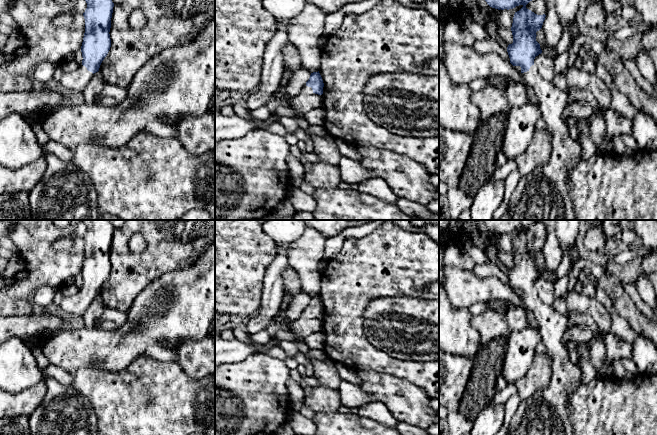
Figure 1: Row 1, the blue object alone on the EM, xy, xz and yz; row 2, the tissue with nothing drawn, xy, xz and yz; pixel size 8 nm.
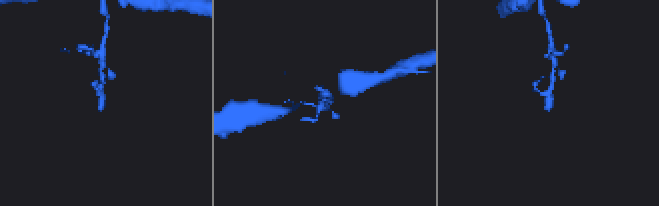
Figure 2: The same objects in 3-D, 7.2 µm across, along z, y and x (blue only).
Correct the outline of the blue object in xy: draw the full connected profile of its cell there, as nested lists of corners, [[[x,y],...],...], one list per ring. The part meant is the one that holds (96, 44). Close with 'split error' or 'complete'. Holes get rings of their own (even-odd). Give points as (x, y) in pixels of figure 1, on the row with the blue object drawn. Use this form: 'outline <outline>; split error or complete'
outline [[[85,0],[87,8],[83,13],[85,19],[85,33],[81,46],[82,65],[79,69],[71,73],[63,73],[60,84],[69,93],[83,93],[92,75],[99,71],[100,65],[107,56],[110,47],[110,28],[114,3],[112,0]]]; split error

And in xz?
outline [[[319,71],[313,72],[311,73],[309,80],[306,82],[306,85],[301,89],[301,92],[307,94],[313,92],[315,94],[322,95],[323,87],[324,87],[324,83]]]; split error

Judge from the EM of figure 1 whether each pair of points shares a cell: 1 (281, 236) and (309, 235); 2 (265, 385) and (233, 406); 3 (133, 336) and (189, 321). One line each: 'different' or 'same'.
1: different
2: same
3: same

